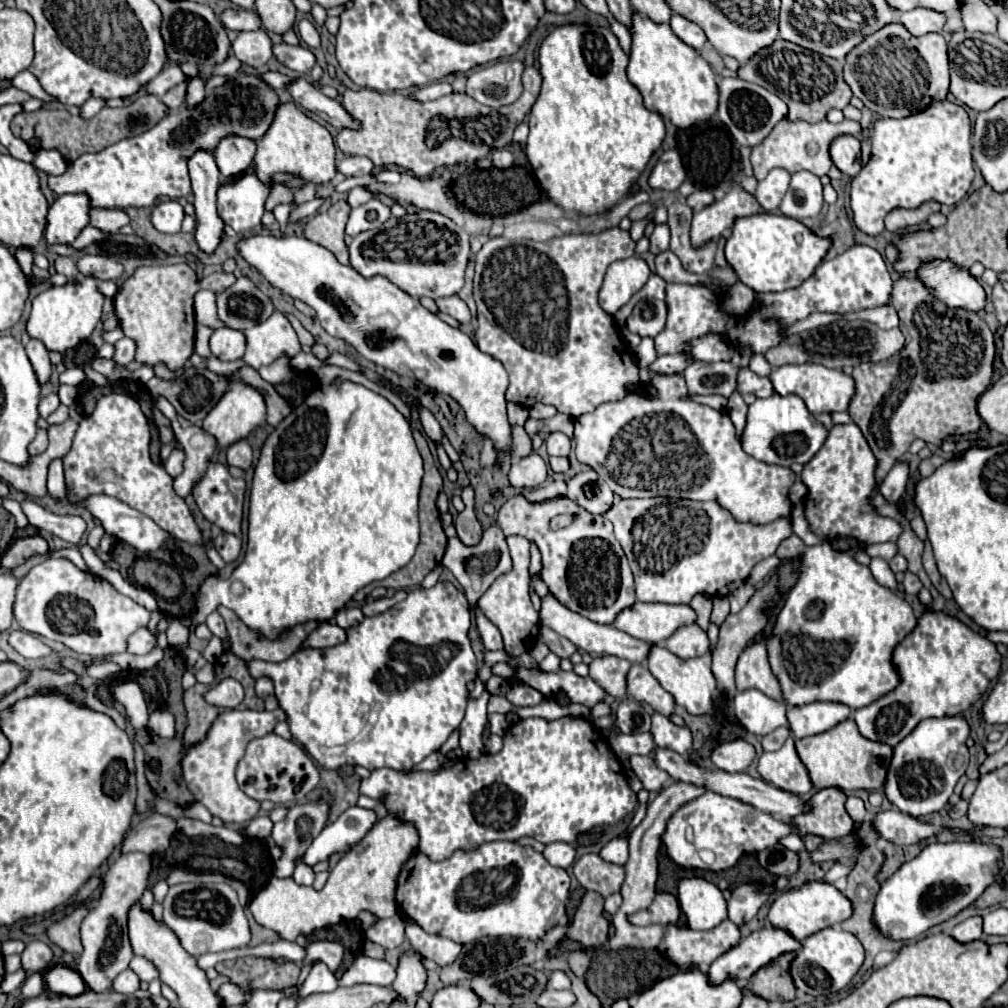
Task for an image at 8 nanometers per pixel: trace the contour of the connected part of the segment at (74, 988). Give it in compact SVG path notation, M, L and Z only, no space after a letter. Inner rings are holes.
M63 965L49 969L45 973L45 979L47 979L47 989L51 993L57 993L57 995L73 997L73 995L81 995L83 991L87 990L83 979L79 977L79 973L69 969L69 967L63 967Z

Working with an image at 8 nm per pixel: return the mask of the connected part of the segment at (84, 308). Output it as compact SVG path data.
M85 277L79 283L67 283L63 287L49 287L33 299L31 315L27 319L27 335L31 339L39 339L47 351L65 353L67 349L76 348L93 333L95 325L101 319L103 295L97 291L97 281L93 277Z

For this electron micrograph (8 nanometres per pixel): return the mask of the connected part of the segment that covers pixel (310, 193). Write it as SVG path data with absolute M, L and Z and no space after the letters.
M316 185L305 186L302 190L295 193L293 203L303 204L305 202L311 201L316 194Z

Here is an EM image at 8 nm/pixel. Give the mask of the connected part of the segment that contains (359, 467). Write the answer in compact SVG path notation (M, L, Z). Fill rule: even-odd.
M345 381L341 385L329 385L321 387L319 391L313 391L291 415L287 415L281 423L279 429L267 437L259 463L255 467L255 472L251 485L251 497L249 497L249 539L247 539L247 551L245 559L233 569L231 577L227 581L215 581L215 577L207 577L205 583L201 585L199 599L197 599L197 611L193 615L193 621L205 621L209 613L213 613L219 605L225 605L227 609L235 611L237 617L253 631L257 631L265 639L277 639L283 631L293 629L295 625L307 623L307 621L331 621L335 619L335 613L343 609L351 597L371 581L379 581L395 573L397 569L405 567L419 543L419 487L421 487L421 477L423 477L423 461L421 455L415 447L413 435L409 421L379 393ZM233 583L241 583L241 591L235 595L233 593Z

